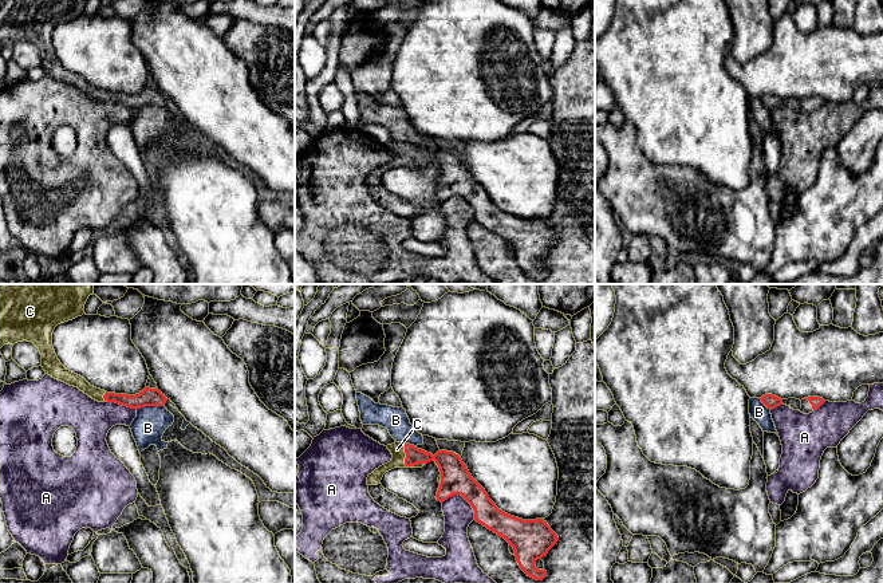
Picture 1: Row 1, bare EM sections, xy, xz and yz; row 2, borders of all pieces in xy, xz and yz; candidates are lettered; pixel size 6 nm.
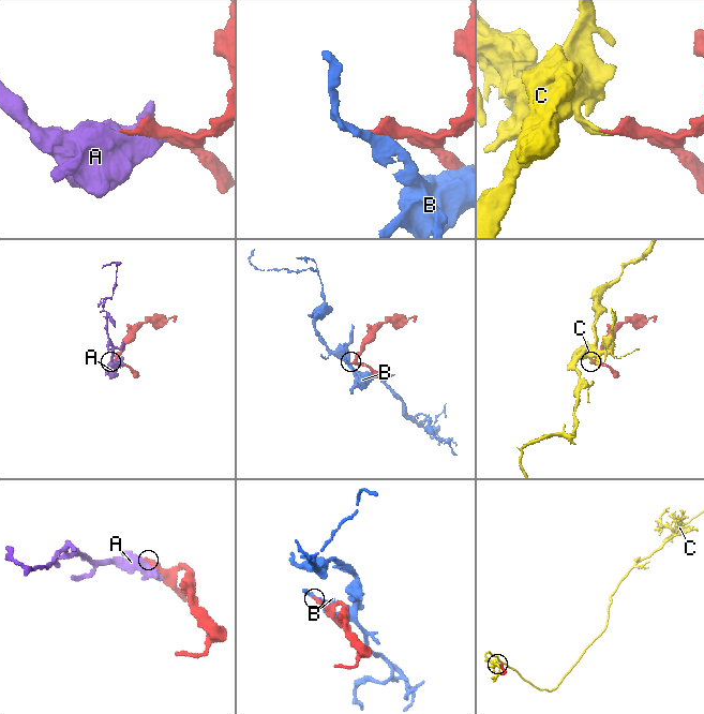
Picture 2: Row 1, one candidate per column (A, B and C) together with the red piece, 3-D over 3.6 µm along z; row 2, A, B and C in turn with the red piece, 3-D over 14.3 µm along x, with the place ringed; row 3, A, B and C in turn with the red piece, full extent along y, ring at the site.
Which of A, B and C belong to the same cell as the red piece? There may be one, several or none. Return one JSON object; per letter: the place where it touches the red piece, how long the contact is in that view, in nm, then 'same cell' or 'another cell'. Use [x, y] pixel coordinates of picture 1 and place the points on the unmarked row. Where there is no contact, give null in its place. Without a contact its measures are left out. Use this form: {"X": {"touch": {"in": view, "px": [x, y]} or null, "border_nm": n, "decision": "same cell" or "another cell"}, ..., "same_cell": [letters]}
{"A": {"touch": {"in": "xz", "px": [464, 197]}, "border_nm": 220, "decision": "another cell"}, "B": {"touch": {"in": "xy", "px": [149, 105]}, "border_nm": 160, "decision": "another cell"}, "C": {"touch": {"in": "xz", "px": [405, 164]}, "border_nm": 180, "decision": "same cell"}, "same_cell": ["C"]}

